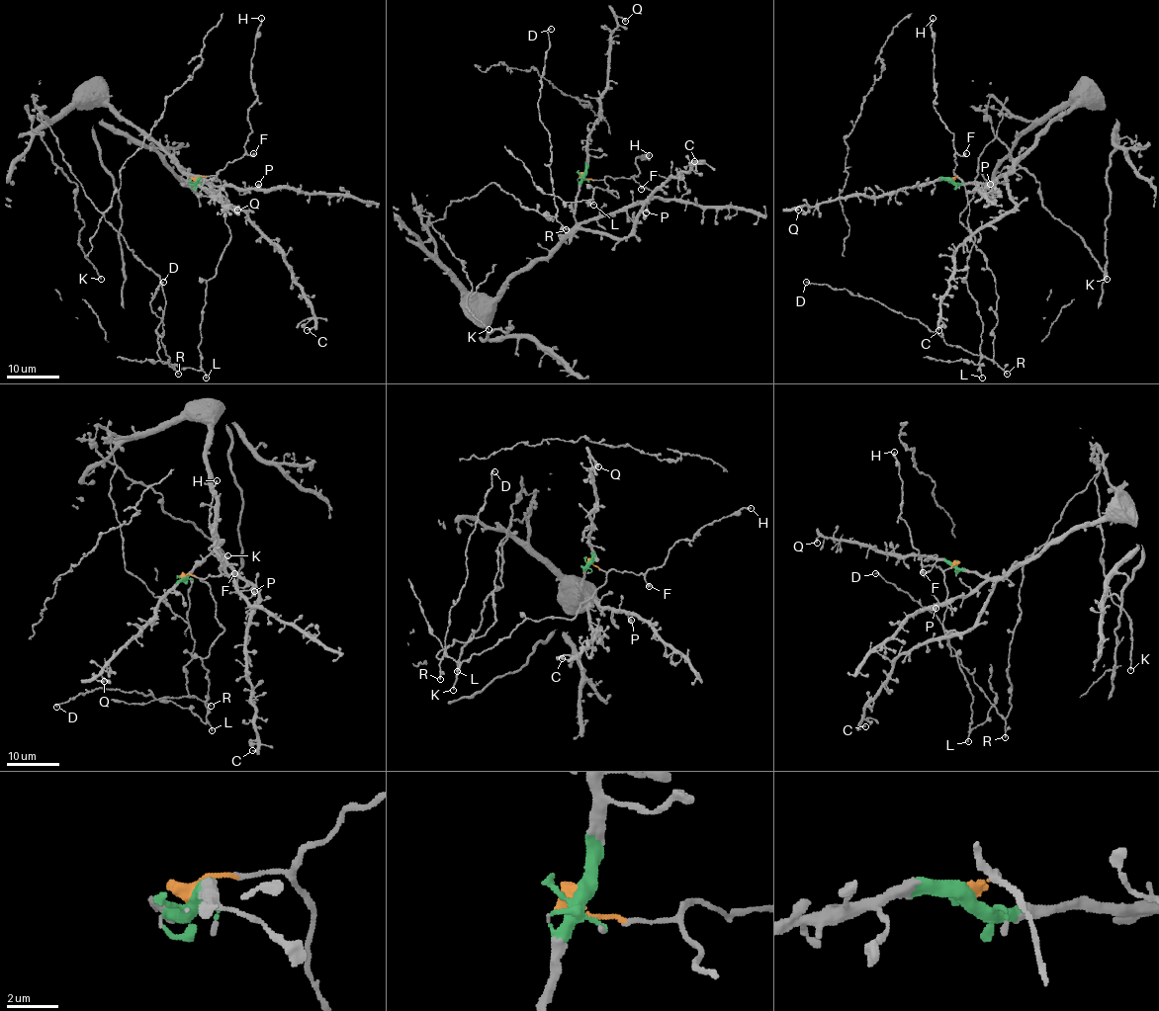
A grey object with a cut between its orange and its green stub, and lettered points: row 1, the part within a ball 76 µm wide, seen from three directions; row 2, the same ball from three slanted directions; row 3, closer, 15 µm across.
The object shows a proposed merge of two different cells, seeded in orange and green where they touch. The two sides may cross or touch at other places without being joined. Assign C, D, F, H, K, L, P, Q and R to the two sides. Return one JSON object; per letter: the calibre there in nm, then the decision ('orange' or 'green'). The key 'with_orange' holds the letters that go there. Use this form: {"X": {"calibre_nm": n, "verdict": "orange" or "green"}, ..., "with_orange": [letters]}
{"C": {"calibre_nm": 170, "verdict": "green"}, "D": {"calibre_nm": 200, "verdict": "green"}, "F": {"calibre_nm": 400, "verdict": "orange"}, "H": {"calibre_nm": 200, "verdict": "orange"}, "K": {"calibre_nm": 200, "verdict": "green"}, "L": {"calibre_nm": 190, "verdict": "orange"}, "P": {"calibre_nm": 460, "verdict": "green"}, "Q": {"calibre_nm": 260, "verdict": "green"}, "R": {"calibre_nm": 200, "verdict": "green"}, "with_orange": ["F", "H", "L"]}

